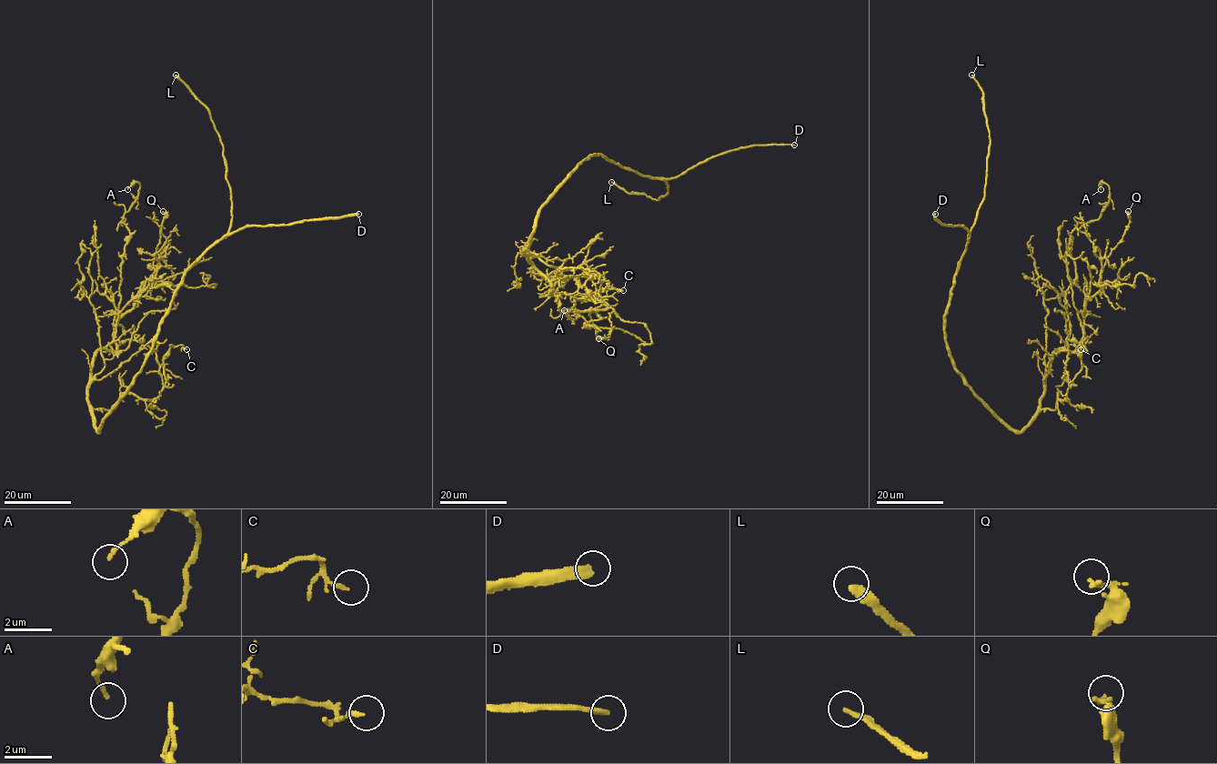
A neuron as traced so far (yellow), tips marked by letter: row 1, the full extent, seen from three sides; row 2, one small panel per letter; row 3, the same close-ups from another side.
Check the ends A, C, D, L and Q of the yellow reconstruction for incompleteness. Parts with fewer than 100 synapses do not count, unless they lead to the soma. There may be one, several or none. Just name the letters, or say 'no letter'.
D, L

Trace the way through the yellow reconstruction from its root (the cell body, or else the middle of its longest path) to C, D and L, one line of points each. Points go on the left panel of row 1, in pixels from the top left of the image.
C: (117, 400), (98, 431), (94, 410), (113, 410), (125, 393), (155, 399), (163, 356), (186, 349)
D: (117, 400), (143, 367), (158, 324), (183, 275), (208, 248), (224, 236), (246, 226), (286, 226), (358, 214)
L: (117, 400), (143, 367), (183, 275), (226, 236), (231, 223), (230, 186), (219, 135), (209, 110), (176, 75)

